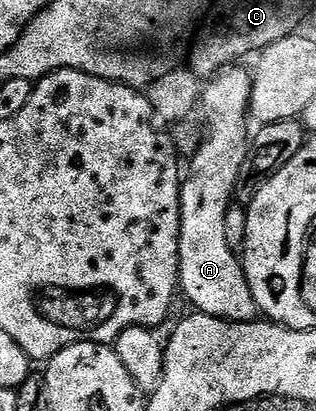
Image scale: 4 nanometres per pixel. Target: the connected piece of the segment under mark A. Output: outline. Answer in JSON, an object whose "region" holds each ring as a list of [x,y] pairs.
{"region":[[[232,65],[223,68],[218,75],[206,80],[203,89],[203,98],[201,100],[201,115],[207,118],[207,136],[203,139],[203,144],[195,151],[195,156],[191,159],[191,168],[186,168],[185,178],[181,183],[181,190],[179,192],[179,285],[181,288],[181,295],[192,303],[194,310],[201,315],[208,315],[209,317],[217,317],[223,319],[226,323],[254,323],[260,318],[261,312],[257,301],[253,297],[253,293],[249,289],[249,281],[243,272],[243,265],[240,256],[233,250],[229,249],[229,241],[225,241],[225,213],[233,205],[235,198],[235,186],[237,185],[237,177],[239,170],[245,160],[247,160],[247,149],[249,146],[249,131],[247,135],[247,123],[249,124],[249,108],[251,106],[251,80],[253,78],[252,72],[243,68],[243,65]]]}

